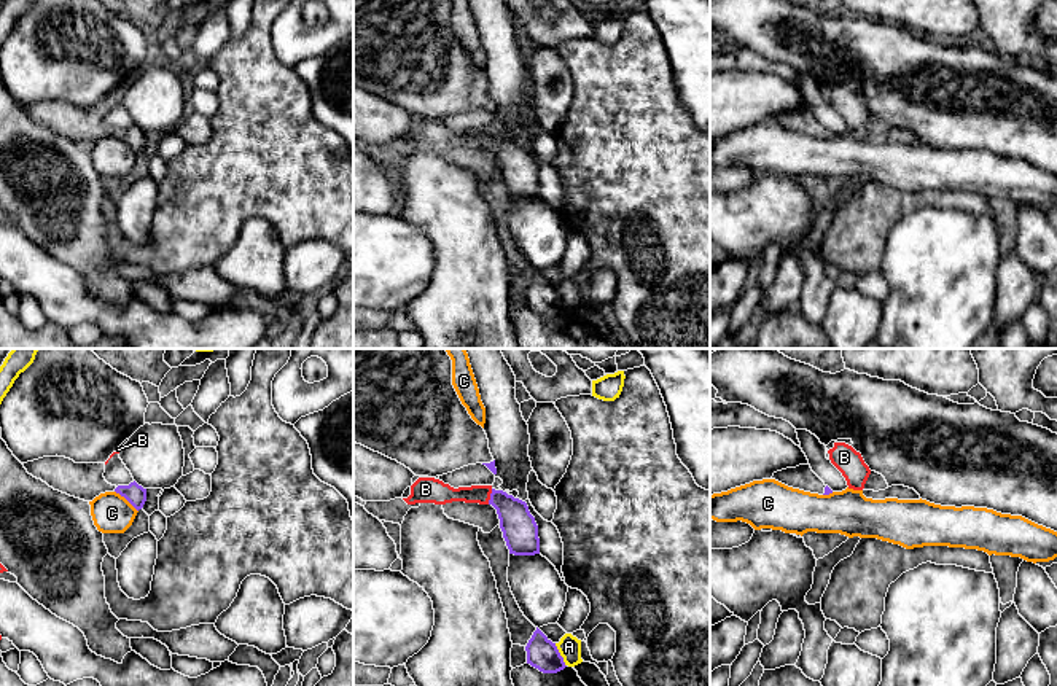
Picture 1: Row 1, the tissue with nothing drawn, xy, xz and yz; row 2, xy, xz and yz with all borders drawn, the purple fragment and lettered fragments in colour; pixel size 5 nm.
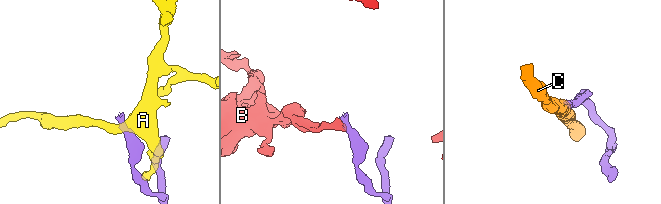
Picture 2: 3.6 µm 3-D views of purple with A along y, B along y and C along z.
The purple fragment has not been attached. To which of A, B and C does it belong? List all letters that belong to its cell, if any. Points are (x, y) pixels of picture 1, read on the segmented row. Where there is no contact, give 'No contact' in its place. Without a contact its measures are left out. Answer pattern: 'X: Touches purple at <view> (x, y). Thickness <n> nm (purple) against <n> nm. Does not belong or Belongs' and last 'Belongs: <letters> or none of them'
A: Touches purple at xz (559, 654). Thickness 160 nm (purple) against 120 nm. Does not belong
B: Touches purple at xz (491, 497). Thickness 180 nm (purple) against 110 nm. Does not belong
C: Touches purple at xy (126, 498). Thickness 100 nm (purple) against 200 nm. Does not belong
Belongs: none of them

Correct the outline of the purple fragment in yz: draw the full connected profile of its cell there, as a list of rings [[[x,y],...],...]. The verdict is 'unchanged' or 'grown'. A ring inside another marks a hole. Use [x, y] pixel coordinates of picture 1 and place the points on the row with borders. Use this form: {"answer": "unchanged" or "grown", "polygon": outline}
{"answer": "grown", "polygon": [[[799,465],[774,473],[772,479],[804,492],[829,495],[833,490],[812,471],[810,465]]]}

